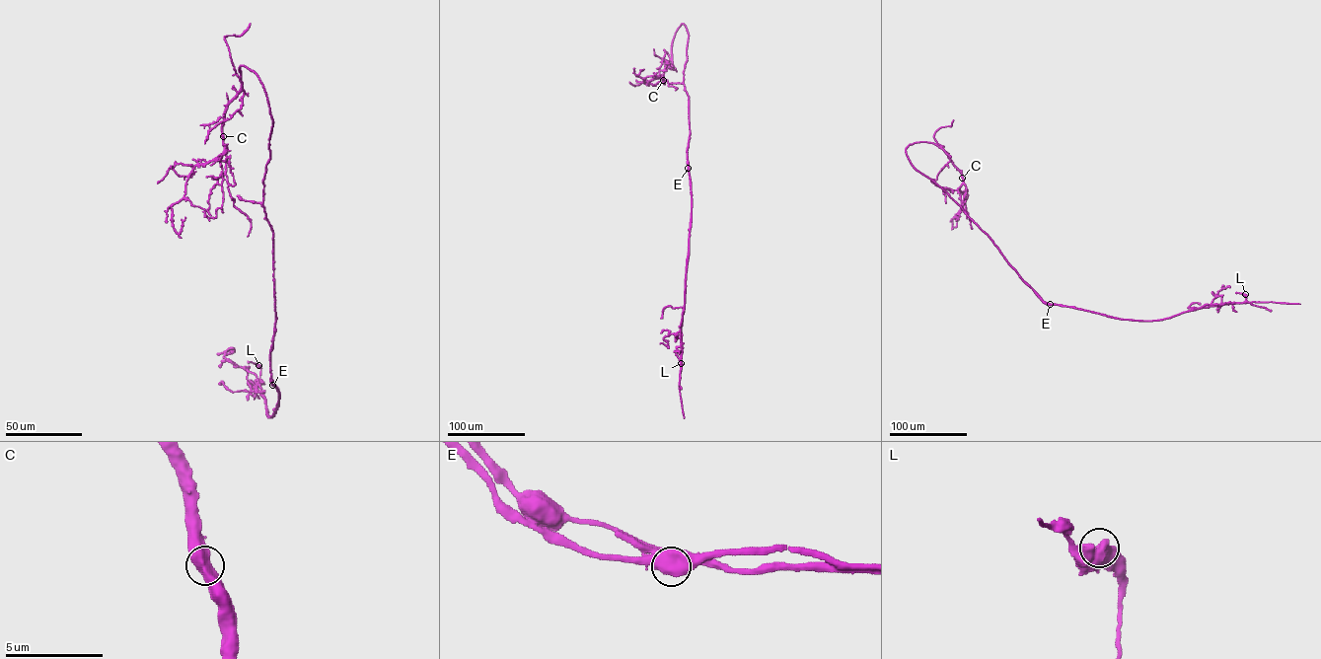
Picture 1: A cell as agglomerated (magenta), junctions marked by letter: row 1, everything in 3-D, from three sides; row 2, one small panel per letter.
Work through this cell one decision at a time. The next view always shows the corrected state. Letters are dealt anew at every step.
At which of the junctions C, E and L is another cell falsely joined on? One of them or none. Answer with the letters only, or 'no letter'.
E

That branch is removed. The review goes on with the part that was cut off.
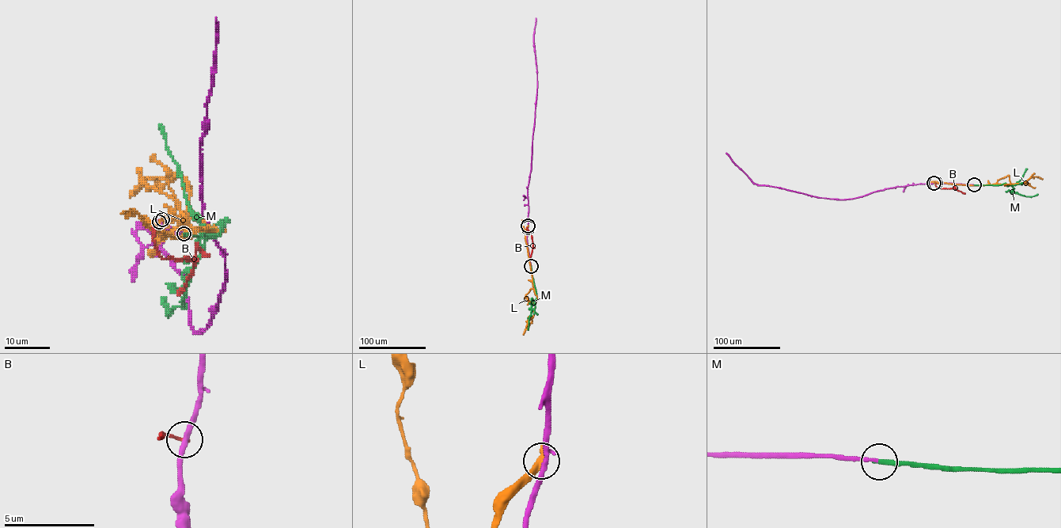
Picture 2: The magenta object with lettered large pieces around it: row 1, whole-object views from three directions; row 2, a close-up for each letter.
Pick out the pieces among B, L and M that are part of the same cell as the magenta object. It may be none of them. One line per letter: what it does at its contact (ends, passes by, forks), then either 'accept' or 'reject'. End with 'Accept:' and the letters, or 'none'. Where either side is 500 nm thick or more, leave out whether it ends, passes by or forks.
B: it ends | reject
L: reject
M: it ends | accept
Accept: M

